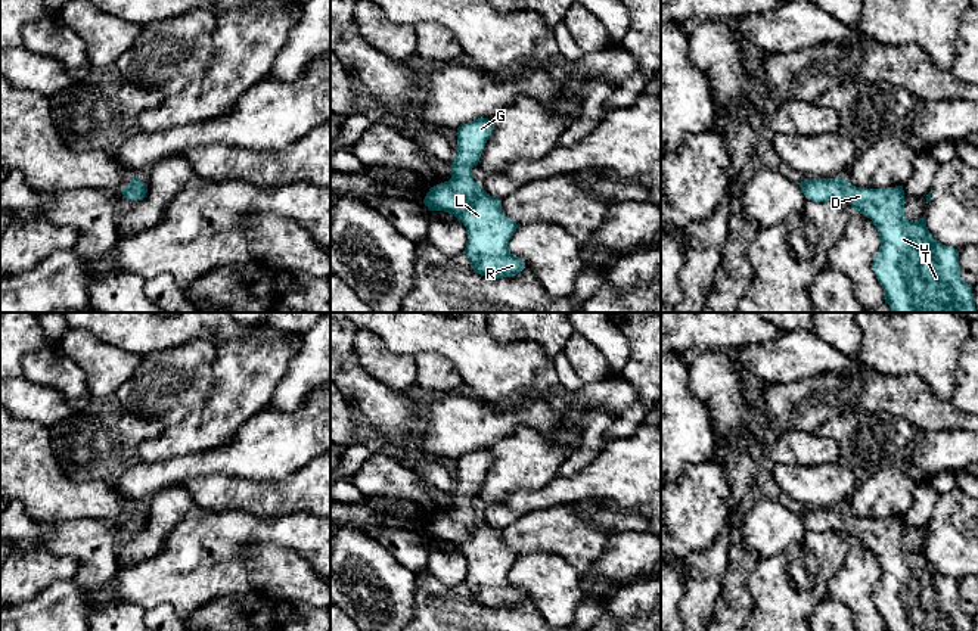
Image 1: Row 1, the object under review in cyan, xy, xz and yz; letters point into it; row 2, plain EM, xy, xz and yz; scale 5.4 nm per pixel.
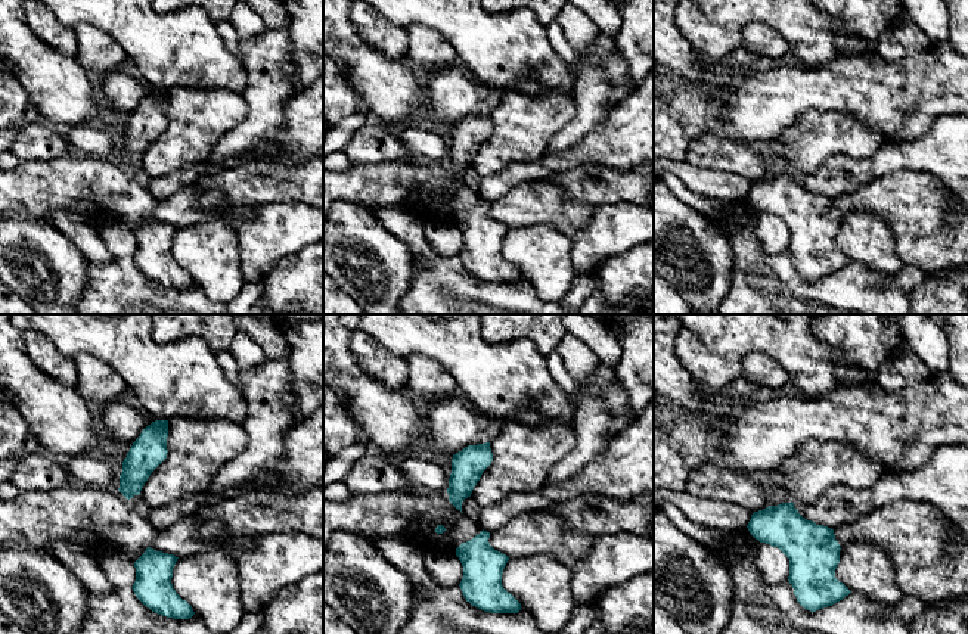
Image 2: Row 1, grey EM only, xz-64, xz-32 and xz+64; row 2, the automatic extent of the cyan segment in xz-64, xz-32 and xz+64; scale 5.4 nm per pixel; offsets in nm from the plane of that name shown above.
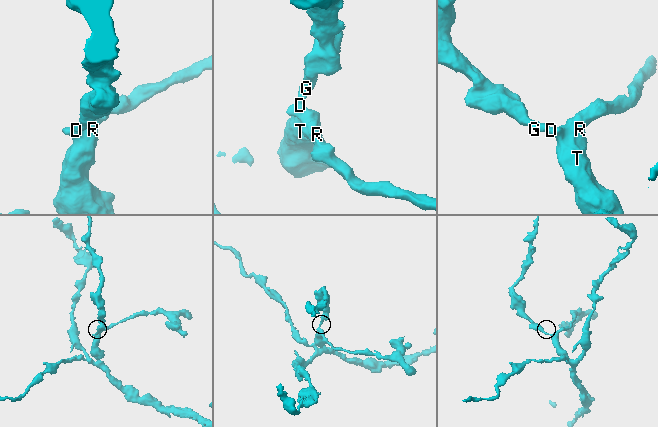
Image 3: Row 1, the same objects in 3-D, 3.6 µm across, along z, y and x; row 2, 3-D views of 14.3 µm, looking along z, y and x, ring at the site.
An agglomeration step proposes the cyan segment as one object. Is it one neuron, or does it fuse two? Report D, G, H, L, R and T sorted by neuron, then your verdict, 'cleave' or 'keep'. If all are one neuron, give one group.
D G H L R T | keep

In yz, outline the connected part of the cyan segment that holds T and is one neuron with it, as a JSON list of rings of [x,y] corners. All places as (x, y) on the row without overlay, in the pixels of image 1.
[[[804,509],[798,513],[808,531],[845,531],[854,541],[872,550],[878,559],[881,576],[873,588],[873,602],[884,619],[885,631],[975,631],[972,616],[962,610],[959,581],[934,569],[926,547],[909,551],[904,547],[903,516],[887,519],[856,517],[836,509]]]

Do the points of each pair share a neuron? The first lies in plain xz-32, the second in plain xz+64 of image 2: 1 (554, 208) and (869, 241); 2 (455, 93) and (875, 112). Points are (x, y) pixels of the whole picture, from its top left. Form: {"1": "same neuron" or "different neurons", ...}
{"1": "different neurons", "2": "same neuron"}

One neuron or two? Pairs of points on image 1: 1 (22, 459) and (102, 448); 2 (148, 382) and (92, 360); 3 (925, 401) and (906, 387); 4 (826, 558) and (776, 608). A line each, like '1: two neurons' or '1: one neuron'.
1: two neurons
2: two neurons
3: one neuron
4: one neuron

